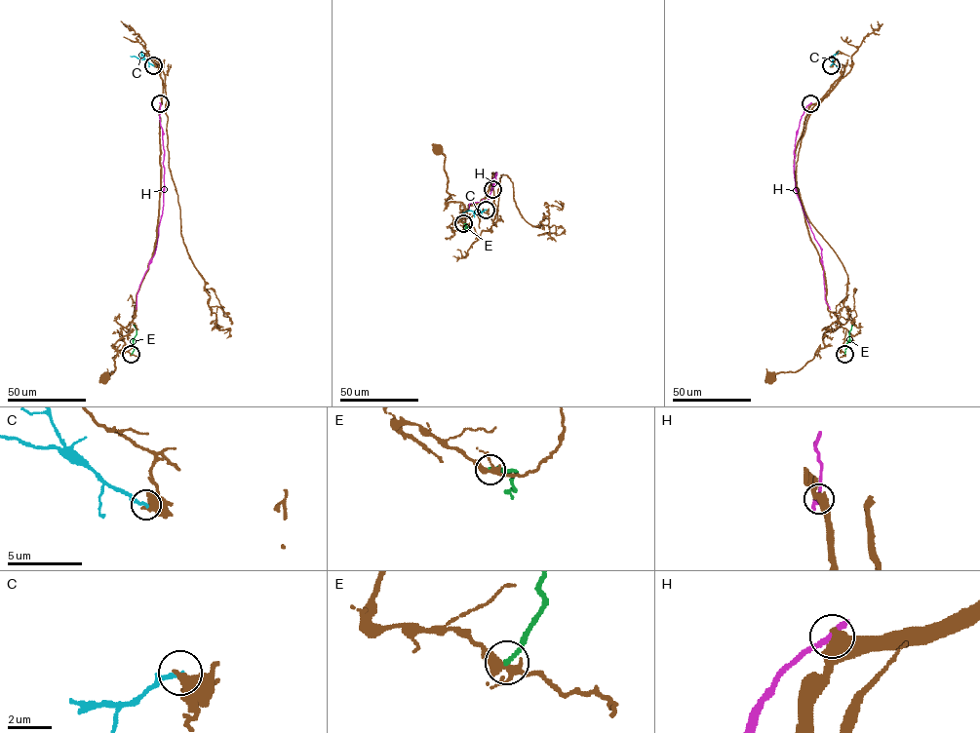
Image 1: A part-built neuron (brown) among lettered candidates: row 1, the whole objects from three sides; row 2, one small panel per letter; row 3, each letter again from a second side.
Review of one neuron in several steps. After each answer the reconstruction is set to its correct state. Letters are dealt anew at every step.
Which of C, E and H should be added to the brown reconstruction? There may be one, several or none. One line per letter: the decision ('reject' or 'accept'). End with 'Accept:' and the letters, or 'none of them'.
C: reject
E: reject
H: reject
Accept: none of them

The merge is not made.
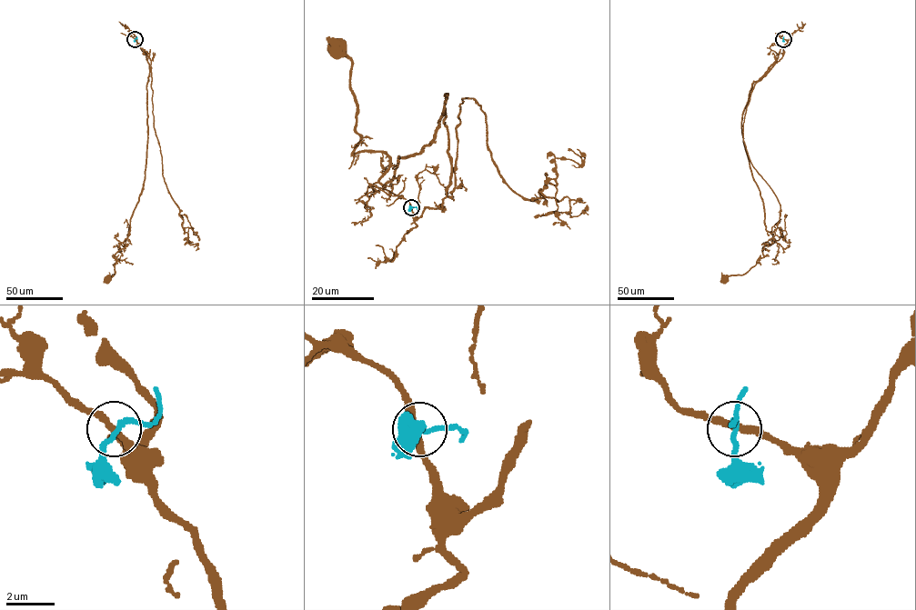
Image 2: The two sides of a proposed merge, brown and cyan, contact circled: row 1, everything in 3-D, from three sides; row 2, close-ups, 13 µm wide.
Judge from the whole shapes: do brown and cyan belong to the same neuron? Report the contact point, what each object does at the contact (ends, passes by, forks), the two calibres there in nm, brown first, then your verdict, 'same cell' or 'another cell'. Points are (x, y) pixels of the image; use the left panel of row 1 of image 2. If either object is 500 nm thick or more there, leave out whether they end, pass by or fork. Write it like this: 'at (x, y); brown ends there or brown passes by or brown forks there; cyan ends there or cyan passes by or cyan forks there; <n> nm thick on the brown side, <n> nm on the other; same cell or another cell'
at (135, 39); brown passes by; cyan passes by; 260 nm thick on the brown side, 200 nm on the other; another cell

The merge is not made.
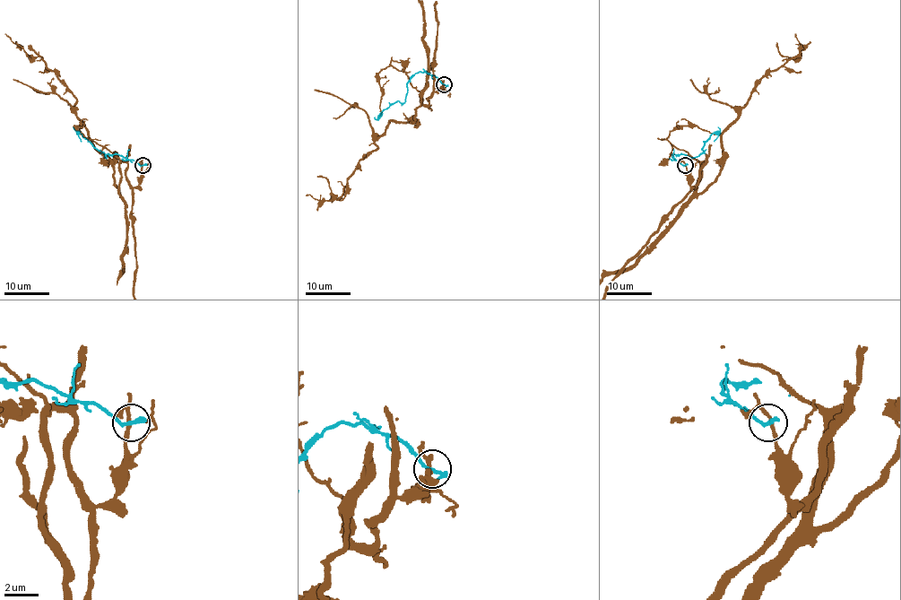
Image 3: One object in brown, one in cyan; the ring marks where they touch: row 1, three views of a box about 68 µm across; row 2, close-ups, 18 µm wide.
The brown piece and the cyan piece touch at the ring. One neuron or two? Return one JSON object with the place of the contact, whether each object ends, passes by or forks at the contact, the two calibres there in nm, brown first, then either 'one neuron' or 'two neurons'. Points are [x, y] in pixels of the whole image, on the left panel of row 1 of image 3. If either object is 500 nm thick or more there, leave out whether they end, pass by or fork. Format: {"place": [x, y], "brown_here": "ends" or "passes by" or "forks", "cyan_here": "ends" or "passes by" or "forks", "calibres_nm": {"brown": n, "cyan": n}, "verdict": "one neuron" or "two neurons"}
{"place": [142, 165], "brown_here": "passes by", "cyan_here": "ends", "calibres_nm": {"brown": 200, "cyan": 280}, "verdict": "two neurons"}

